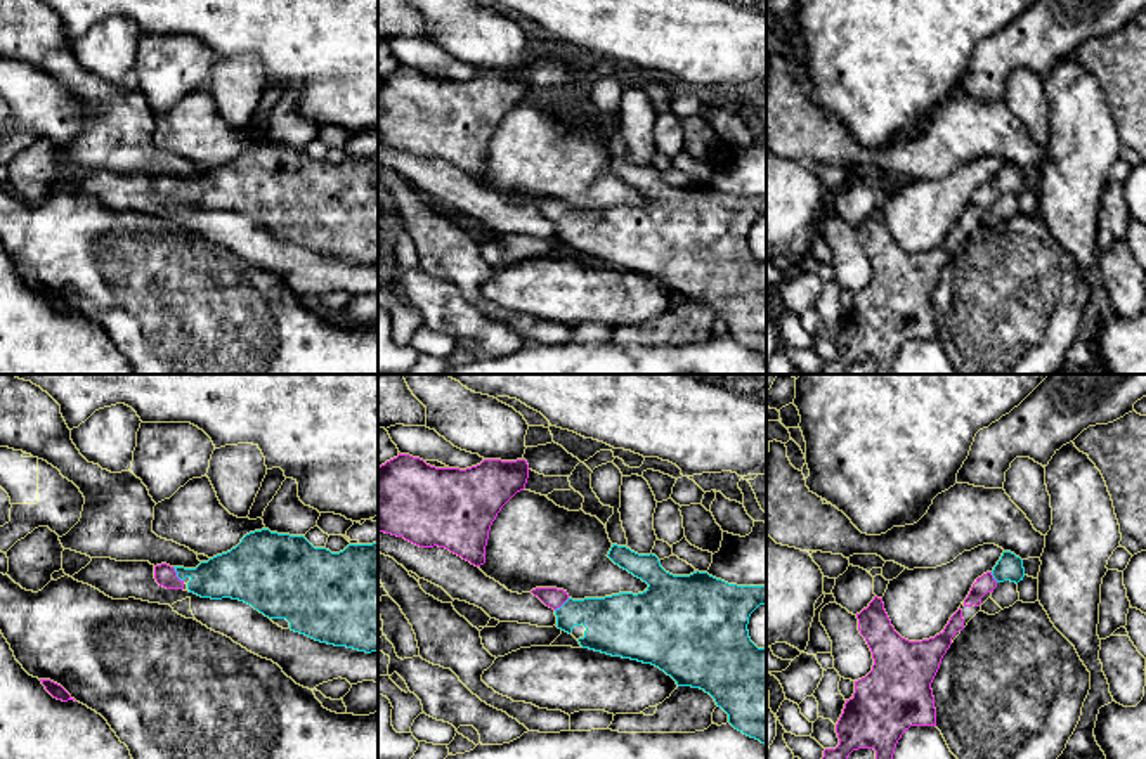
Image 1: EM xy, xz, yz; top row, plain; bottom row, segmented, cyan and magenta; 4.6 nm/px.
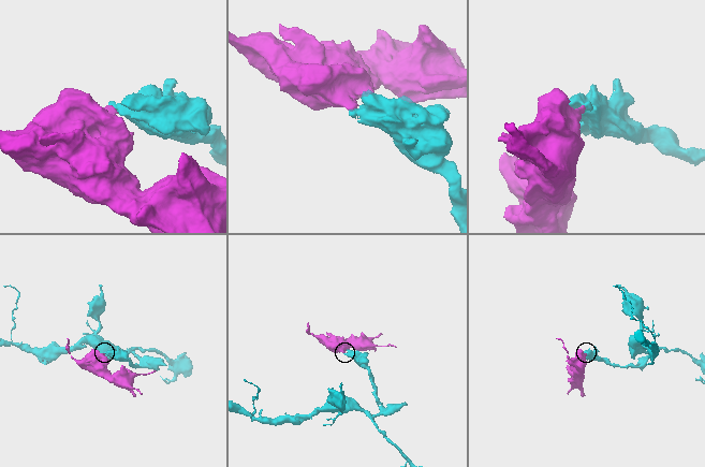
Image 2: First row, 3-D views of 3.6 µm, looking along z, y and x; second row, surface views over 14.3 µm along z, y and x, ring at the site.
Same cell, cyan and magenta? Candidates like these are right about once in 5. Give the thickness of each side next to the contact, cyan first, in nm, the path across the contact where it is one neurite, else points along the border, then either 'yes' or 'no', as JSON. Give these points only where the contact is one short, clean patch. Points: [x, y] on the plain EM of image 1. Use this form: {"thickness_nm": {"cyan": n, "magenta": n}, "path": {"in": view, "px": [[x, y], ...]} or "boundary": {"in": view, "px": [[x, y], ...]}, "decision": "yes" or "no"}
{"thickness_nm": {"cyan": 220, "magenta": 100}, "path": {"in": "xy", "px": [[231, 186], [177, 186], [165, 188]]}, "decision": "yes"}

